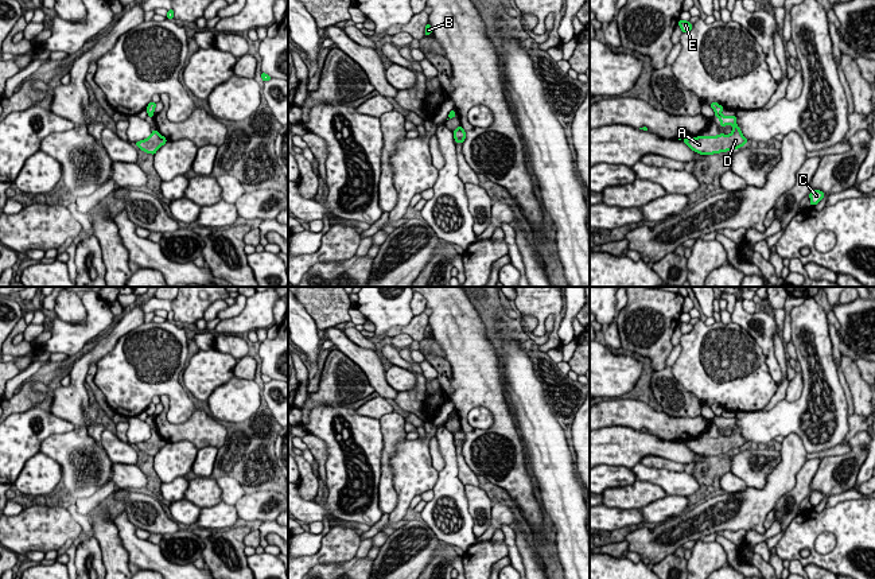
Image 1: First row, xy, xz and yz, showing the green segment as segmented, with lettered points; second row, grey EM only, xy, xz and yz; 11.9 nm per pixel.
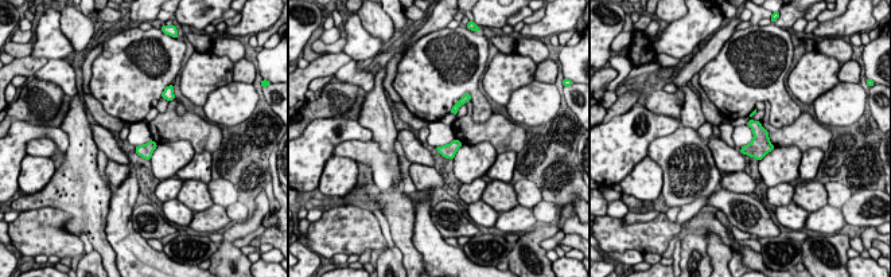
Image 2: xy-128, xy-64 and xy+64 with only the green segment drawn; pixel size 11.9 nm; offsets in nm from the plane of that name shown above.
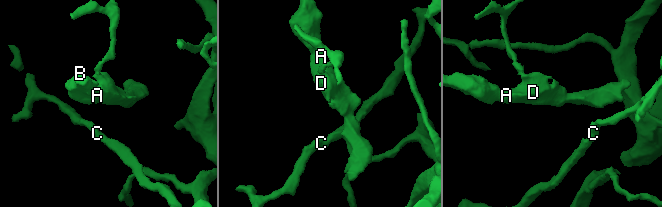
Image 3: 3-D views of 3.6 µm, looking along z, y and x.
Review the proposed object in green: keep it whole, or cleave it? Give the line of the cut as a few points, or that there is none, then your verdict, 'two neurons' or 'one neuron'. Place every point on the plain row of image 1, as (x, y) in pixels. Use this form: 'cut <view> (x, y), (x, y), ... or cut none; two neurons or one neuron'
cut xy (148, 415), (152, 416); two neurons

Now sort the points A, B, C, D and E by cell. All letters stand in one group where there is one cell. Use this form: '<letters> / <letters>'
A B D / C E

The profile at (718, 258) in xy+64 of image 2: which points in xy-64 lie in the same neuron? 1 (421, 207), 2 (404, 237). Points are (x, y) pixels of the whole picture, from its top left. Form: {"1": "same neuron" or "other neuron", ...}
{"1": "other neuron", "2": "same neuron"}

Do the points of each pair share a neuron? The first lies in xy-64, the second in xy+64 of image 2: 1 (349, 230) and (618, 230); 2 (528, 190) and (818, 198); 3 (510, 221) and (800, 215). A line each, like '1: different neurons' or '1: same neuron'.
1: same neuron
2: different neurons
3: different neurons

